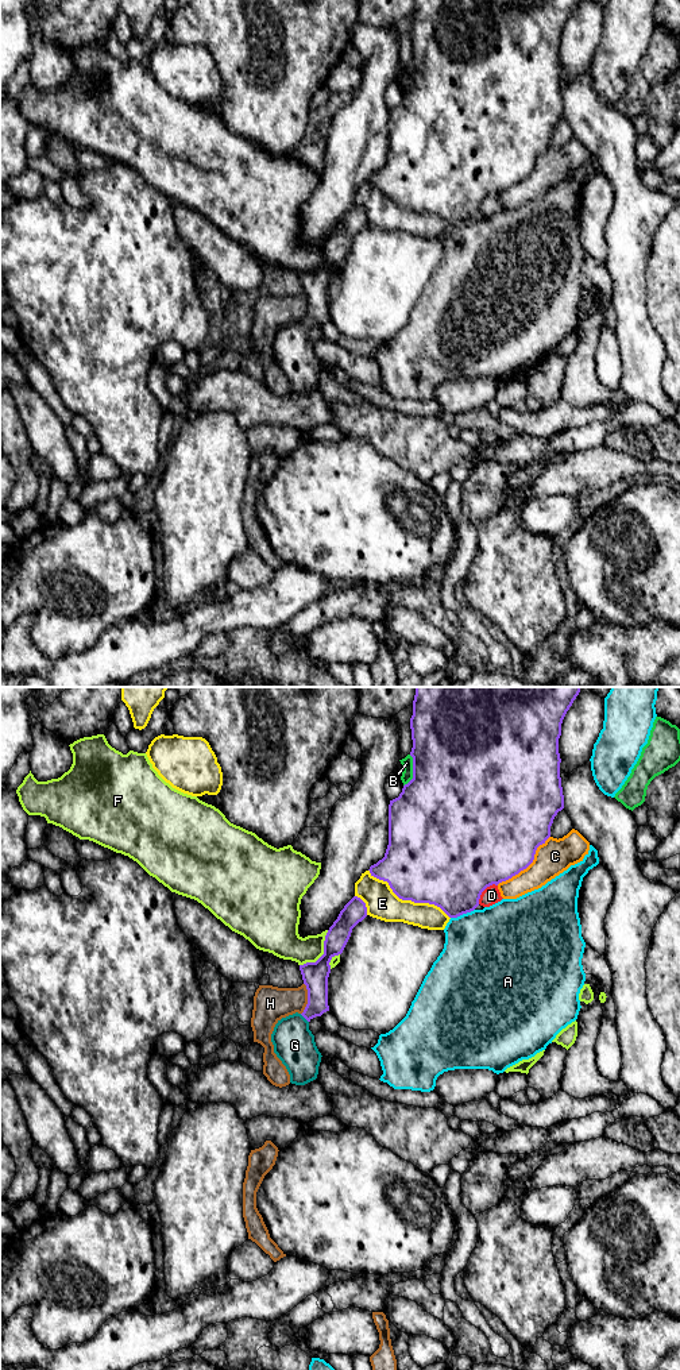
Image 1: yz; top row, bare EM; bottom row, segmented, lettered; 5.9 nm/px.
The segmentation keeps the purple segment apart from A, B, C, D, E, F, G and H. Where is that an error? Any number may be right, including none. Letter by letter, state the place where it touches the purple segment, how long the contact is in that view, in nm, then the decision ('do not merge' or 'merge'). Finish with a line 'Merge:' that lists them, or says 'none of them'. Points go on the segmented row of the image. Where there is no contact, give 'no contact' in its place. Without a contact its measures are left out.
A: meets purple in yz at (462, 914); contact 160 nm long; do not merge
B: meets purple in yz at (413, 771); contact 200 nm long; do not merge
C: meets purple in yz at (526, 867); contact 440 nm long; do not merge
D: meets purple in yz at (483, 890); contact 170 nm long; do not merge
E: meets purple in yz at (408, 899); contact 550 nm long; do not merge
F: meets purple in yz at (324, 953); contact 280 nm long; do not merge
G: meets purple in yz at (304, 1017); contact 80 nm long; merge
H: meets purple in yz at (308, 999); contact 190 nm long; do not merge
Merge: G

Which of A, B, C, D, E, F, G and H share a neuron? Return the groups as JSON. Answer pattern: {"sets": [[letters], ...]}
{"sets": [["A"], ["B"], ["C"], ["D"], ["E"], ["F"], ["G"], ["H"]]}

